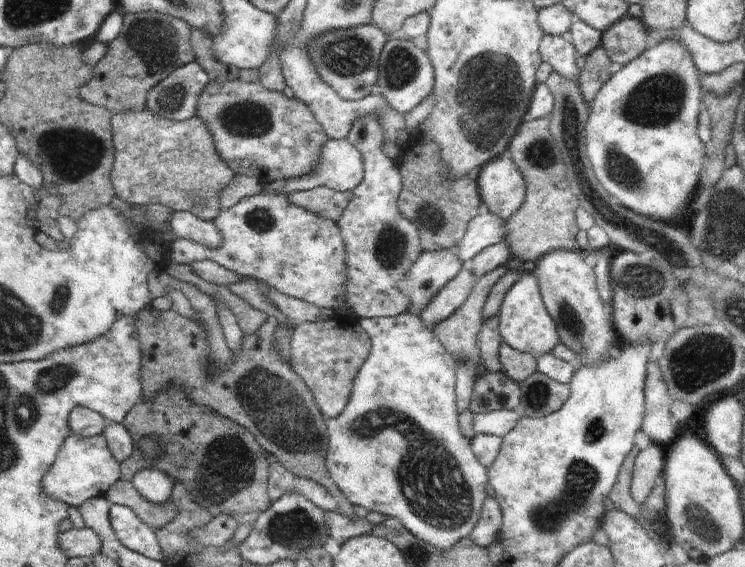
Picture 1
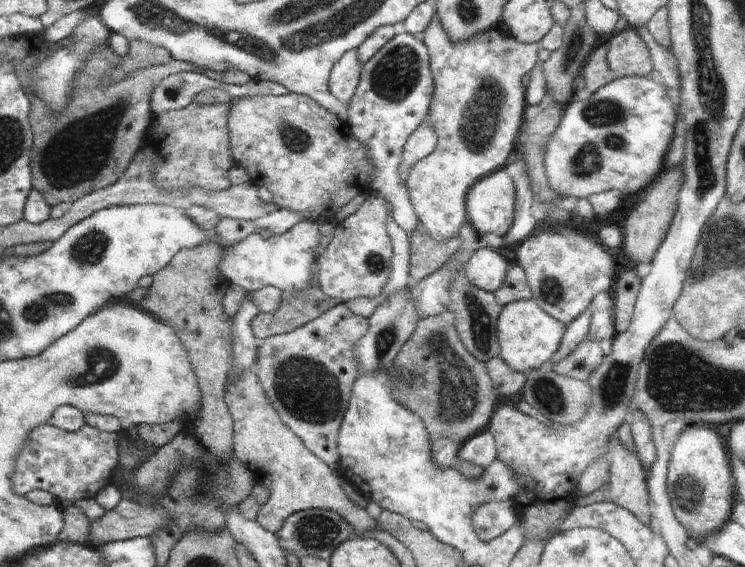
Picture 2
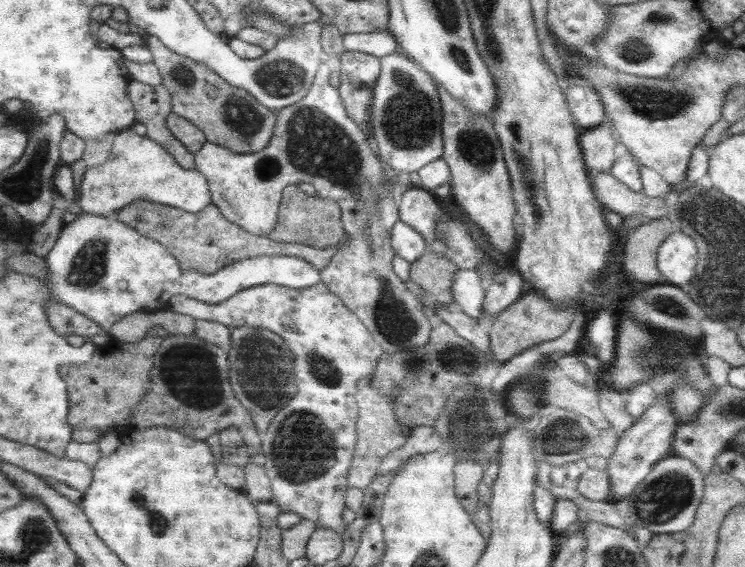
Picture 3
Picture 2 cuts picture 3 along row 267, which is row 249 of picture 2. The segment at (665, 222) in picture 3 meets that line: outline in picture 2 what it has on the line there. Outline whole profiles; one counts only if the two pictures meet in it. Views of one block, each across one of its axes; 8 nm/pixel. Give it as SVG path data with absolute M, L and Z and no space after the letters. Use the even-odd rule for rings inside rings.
M681 168L670 169L662 172L656 180L642 190L641 199L636 208L626 218L626 224L622 229L624 251L634 266L639 264L651 264L660 244L666 237L668 228L673 220L677 204L677 195L682 187L683 173Z

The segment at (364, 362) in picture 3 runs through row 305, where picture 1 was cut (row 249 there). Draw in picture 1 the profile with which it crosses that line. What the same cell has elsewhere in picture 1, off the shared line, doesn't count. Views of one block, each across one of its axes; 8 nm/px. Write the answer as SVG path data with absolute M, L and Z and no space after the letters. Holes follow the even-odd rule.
M258 195L244 198L235 206L221 209L212 221L223 240L218 247L205 248L190 240L176 239L169 245L169 259L180 265L212 260L219 266L248 279L257 279L270 289L294 299L305 301L320 309L346 308L345 245L336 223L304 211L287 202L288 195Z

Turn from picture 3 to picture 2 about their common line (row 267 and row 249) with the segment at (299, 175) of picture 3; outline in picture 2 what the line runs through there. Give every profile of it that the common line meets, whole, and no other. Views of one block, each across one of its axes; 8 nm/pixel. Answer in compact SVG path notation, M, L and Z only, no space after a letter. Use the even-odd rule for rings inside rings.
M371 195L358 208L358 212L342 223L336 223L332 243L316 260L319 266L320 289L329 298L346 303L359 297L373 298L383 291L393 258L393 247L385 226L384 201L382 196Z

